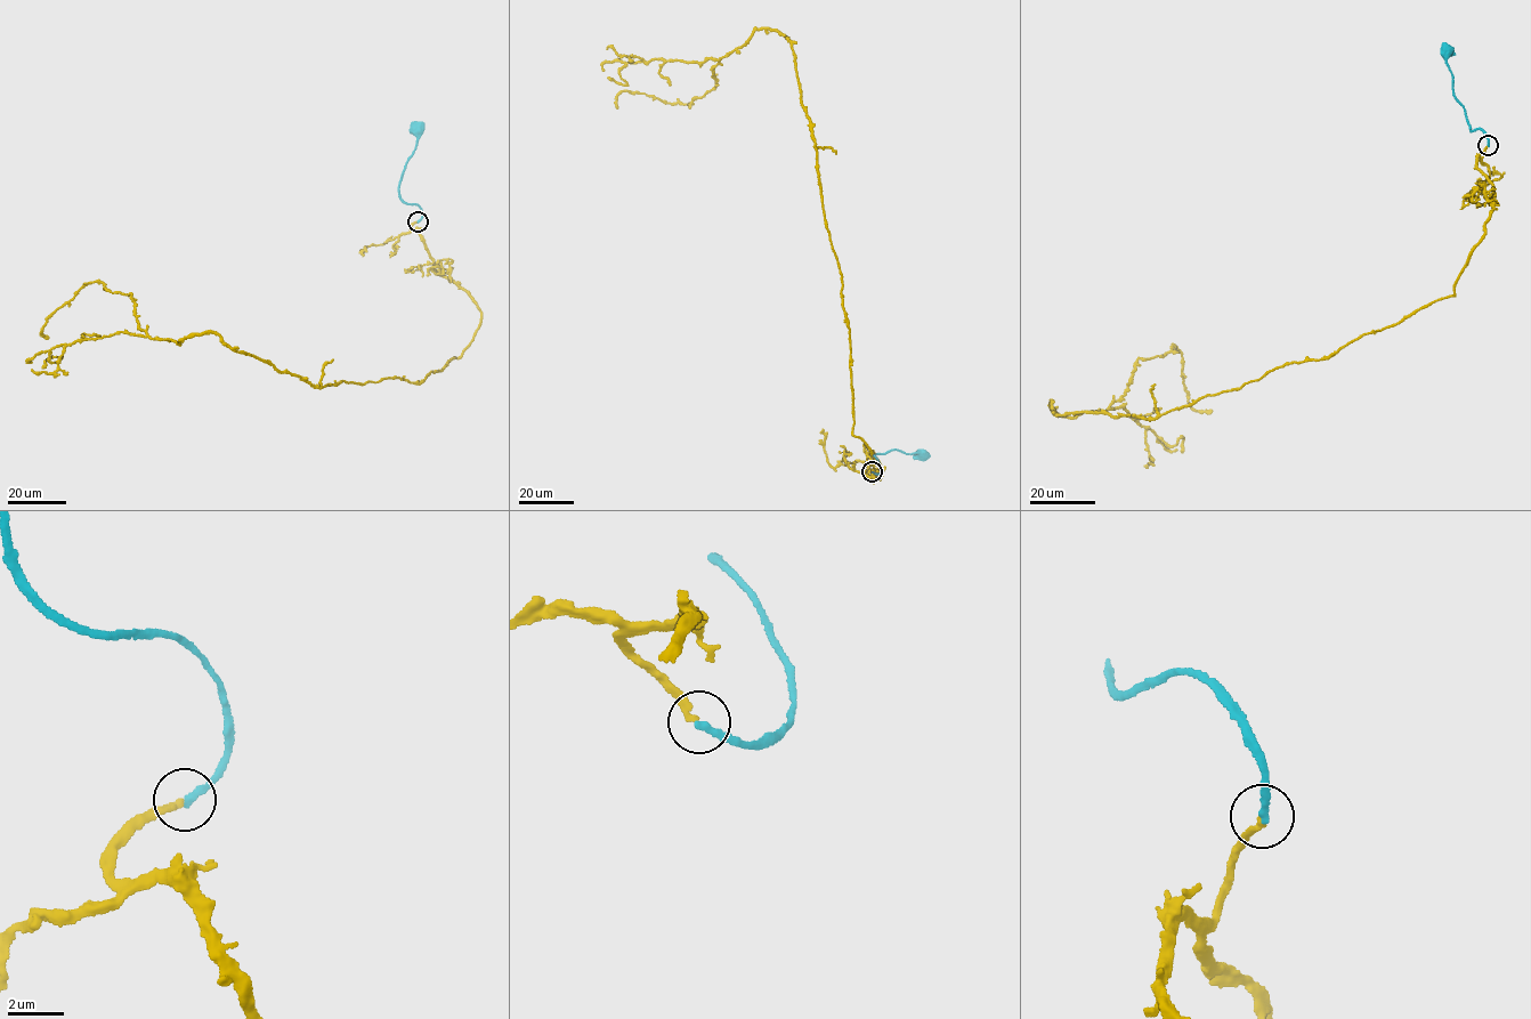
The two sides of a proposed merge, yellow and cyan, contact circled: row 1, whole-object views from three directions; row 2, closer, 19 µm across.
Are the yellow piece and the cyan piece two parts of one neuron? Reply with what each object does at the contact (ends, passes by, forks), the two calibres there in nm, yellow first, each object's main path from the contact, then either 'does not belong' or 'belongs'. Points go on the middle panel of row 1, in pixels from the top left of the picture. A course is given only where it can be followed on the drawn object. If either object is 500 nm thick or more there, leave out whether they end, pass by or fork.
yellow ends there; cyan ends there; 240 nm thick on the yellow side, 260 nm on the other; yellow runs (872, 471), (852, 434), (841, 274), (787, 37), (754, 31), (691, 103), (624, 90), (617, 107); cyan runs (872, 471), (881, 471), (874, 455), (896, 450), (921, 453); belongs

